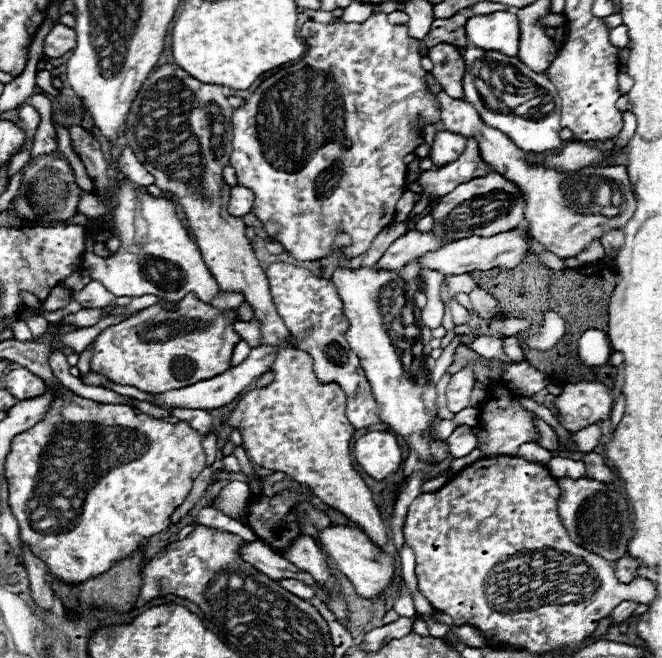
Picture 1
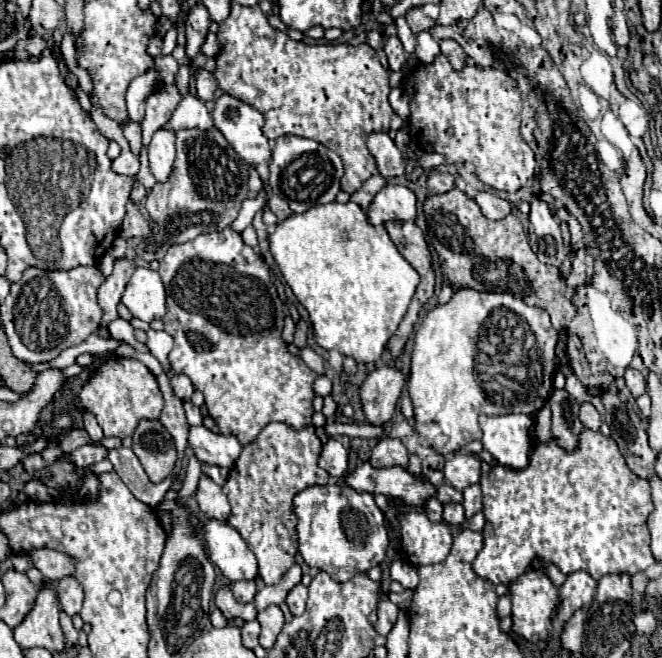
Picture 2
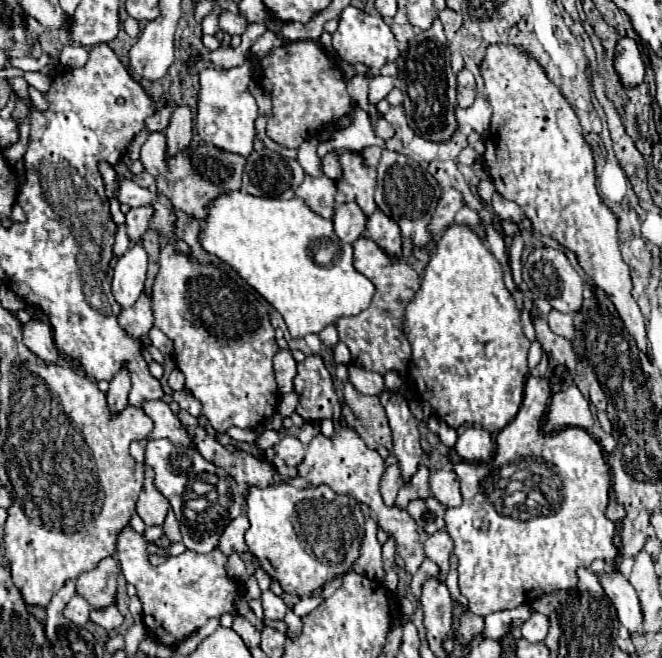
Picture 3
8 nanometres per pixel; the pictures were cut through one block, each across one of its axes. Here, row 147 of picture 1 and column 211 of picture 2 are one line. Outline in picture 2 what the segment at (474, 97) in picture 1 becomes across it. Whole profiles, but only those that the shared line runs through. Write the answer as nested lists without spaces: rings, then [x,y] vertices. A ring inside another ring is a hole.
[[[208,518],[202,524],[202,538],[210,560],[222,570],[230,582],[254,580],[258,576],[258,564],[244,538],[230,524],[216,518]]]

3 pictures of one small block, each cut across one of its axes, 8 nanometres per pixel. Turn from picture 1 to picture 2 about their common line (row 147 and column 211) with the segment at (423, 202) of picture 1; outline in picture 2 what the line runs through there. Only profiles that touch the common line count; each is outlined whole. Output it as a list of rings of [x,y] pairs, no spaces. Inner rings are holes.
[[[204,464],[204,466],[202,466],[202,474],[210,476],[218,486],[222,486],[222,484],[226,482],[226,478],[228,478],[228,468],[222,468],[222,466],[208,466],[208,464]]]

